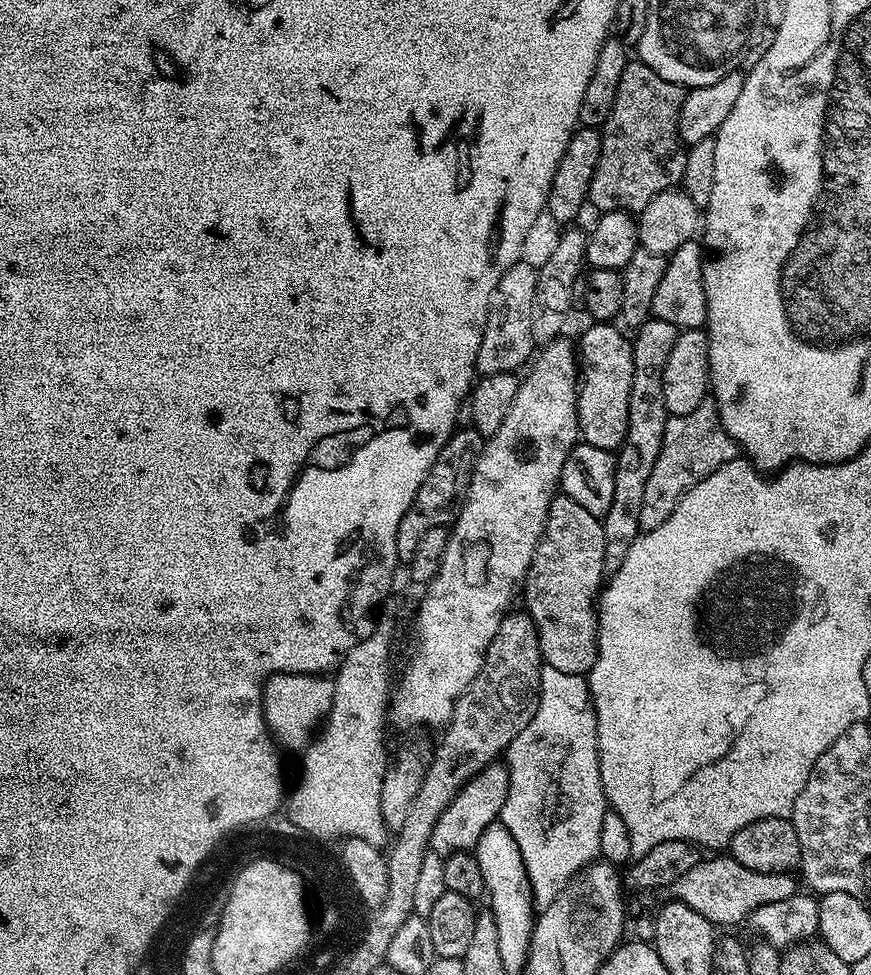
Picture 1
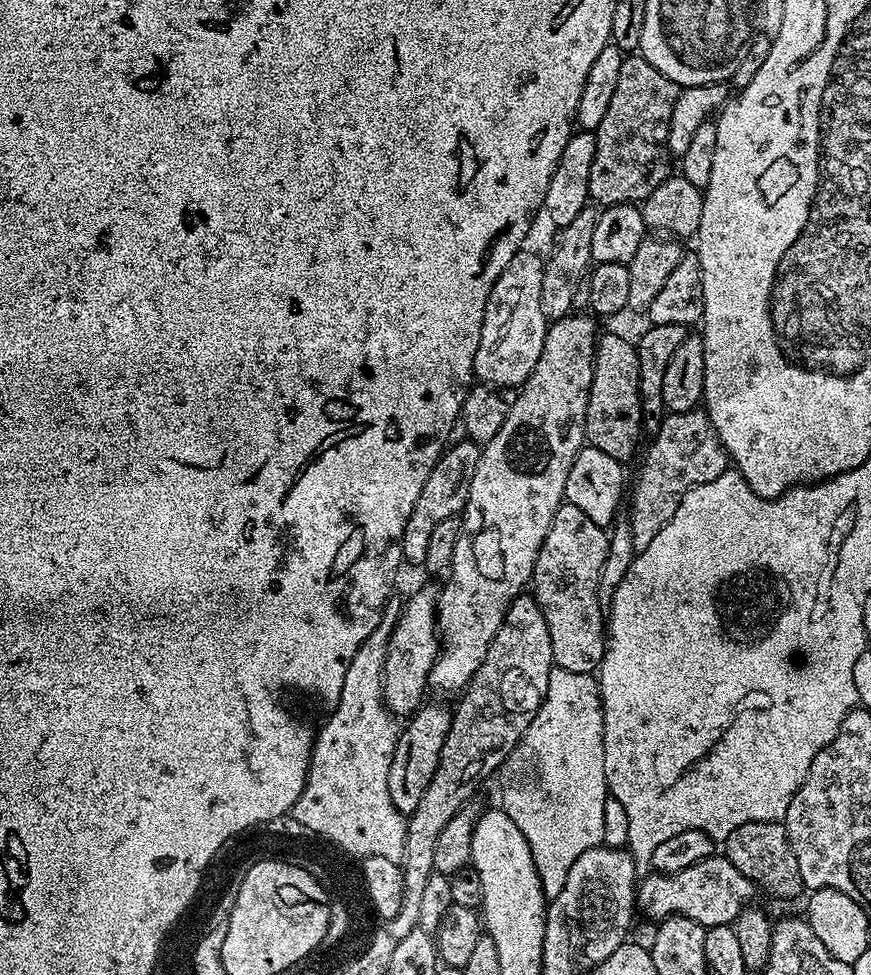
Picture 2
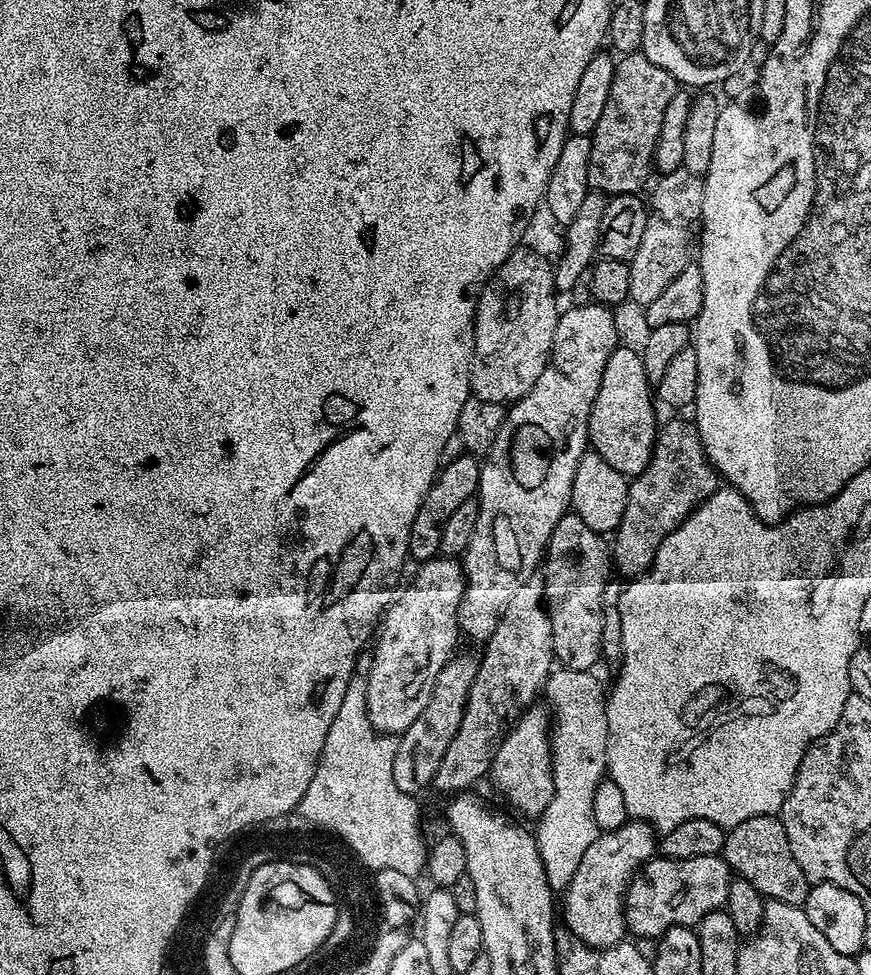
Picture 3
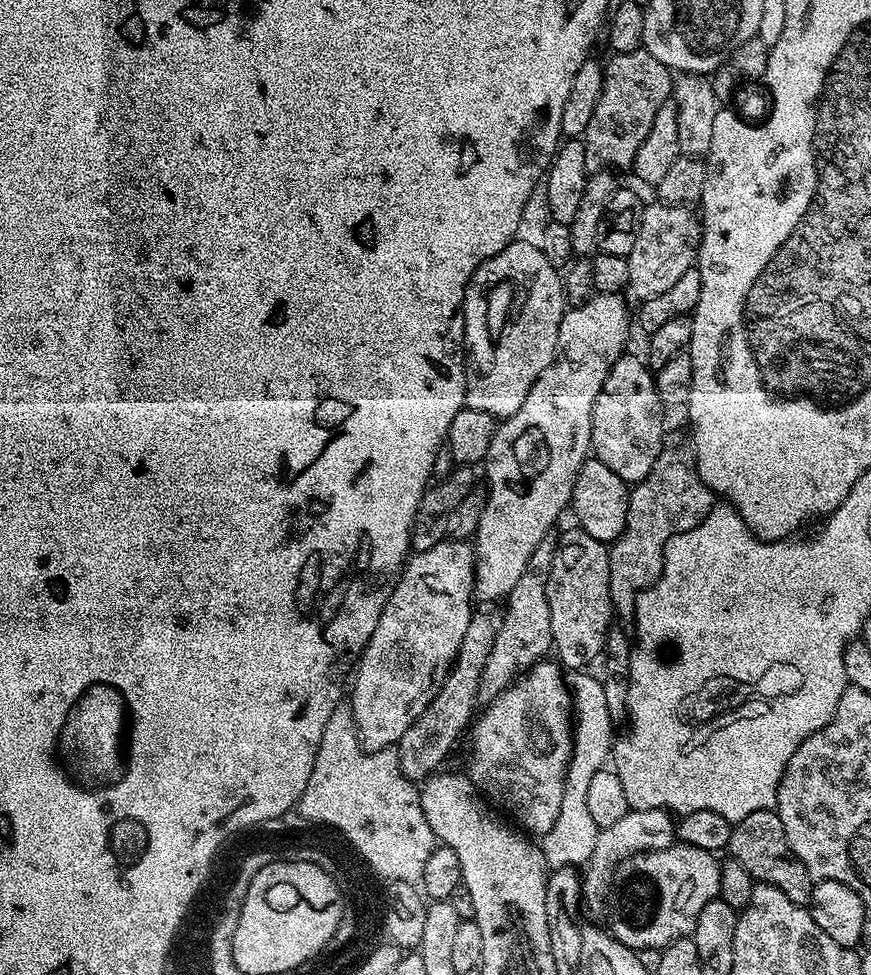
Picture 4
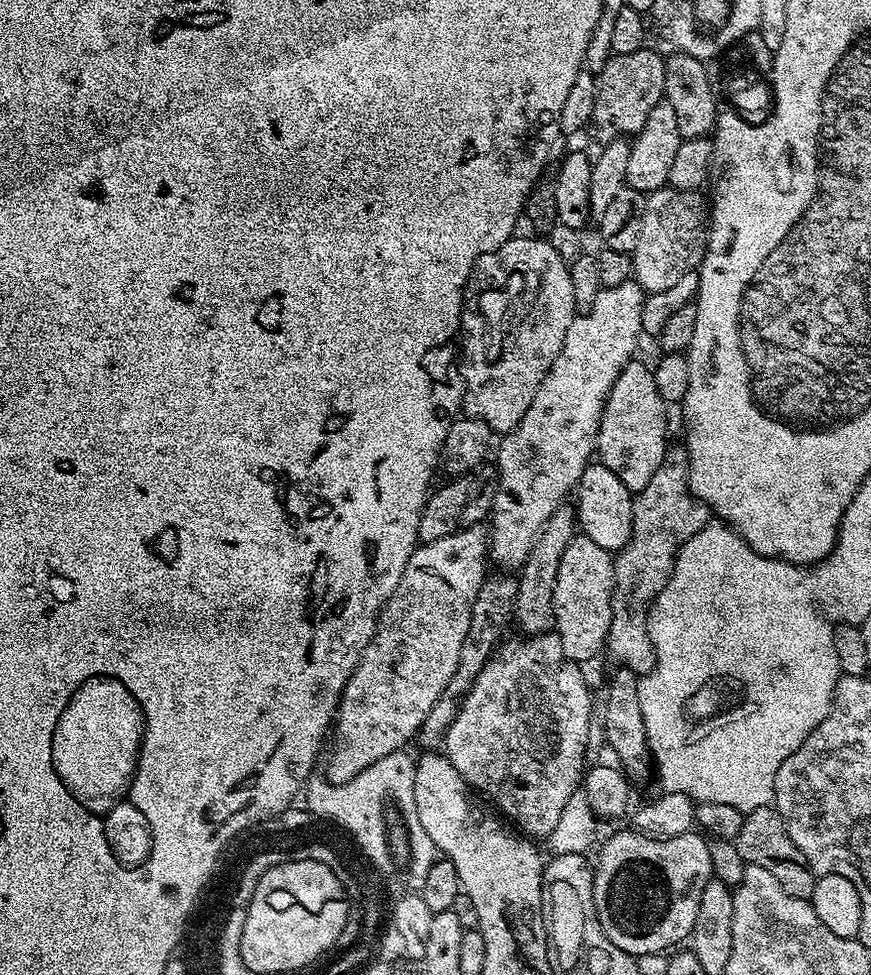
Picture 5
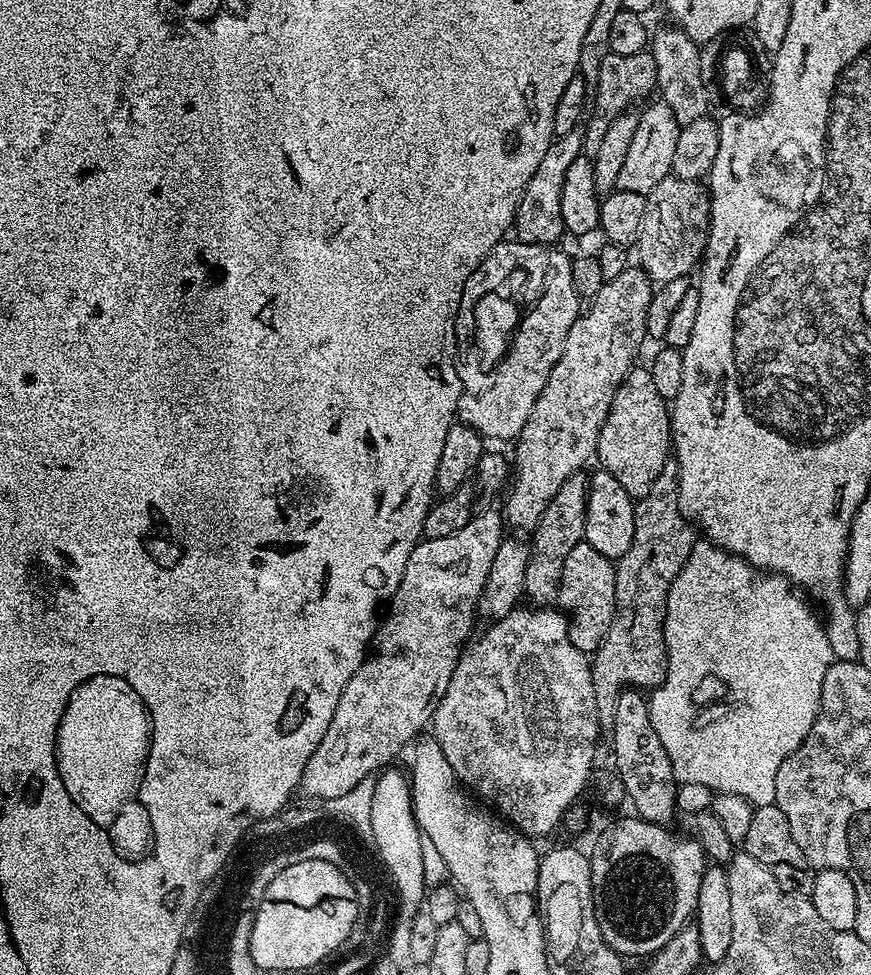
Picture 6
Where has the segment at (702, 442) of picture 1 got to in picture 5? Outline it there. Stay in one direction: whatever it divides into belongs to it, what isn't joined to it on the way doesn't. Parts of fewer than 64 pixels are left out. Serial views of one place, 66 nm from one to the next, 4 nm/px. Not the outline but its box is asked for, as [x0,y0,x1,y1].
[606,446,710,674]

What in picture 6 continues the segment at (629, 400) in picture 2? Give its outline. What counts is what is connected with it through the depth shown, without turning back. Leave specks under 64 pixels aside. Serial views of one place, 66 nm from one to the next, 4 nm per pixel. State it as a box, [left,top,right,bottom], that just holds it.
[596,366,672,498]

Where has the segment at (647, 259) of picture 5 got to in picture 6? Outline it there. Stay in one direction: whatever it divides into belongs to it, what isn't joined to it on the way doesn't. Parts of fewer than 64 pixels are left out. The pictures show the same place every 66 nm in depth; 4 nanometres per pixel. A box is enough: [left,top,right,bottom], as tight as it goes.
[634,174,712,285]

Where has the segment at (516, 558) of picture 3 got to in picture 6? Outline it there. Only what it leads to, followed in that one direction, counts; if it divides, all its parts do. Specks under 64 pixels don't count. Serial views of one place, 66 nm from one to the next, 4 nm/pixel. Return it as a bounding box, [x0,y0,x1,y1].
[502,266,653,529]

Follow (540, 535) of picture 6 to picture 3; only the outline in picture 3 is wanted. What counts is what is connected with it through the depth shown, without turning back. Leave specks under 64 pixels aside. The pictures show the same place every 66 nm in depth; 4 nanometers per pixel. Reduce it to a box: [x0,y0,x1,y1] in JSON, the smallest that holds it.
[431,574,554,794]

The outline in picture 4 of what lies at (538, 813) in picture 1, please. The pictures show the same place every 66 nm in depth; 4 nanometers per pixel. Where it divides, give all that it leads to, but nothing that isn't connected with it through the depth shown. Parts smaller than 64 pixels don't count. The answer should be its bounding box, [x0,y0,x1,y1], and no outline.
[542,670,614,869]

